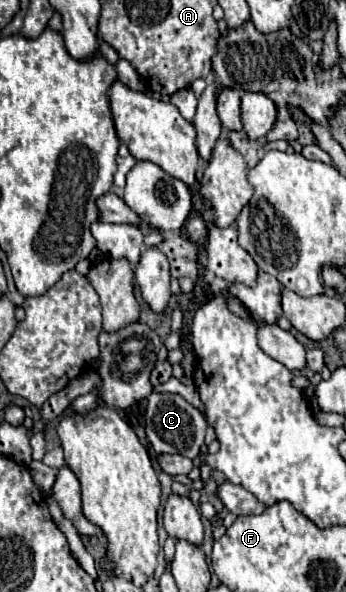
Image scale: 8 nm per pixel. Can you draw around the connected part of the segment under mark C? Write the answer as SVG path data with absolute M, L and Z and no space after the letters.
M152 391L148 397L148 407L144 415L144 429L146 437L156 453L180 453L188 459L198 457L200 447L204 443L206 433L206 419L204 415L192 407L182 395L178 393L158 393Z

